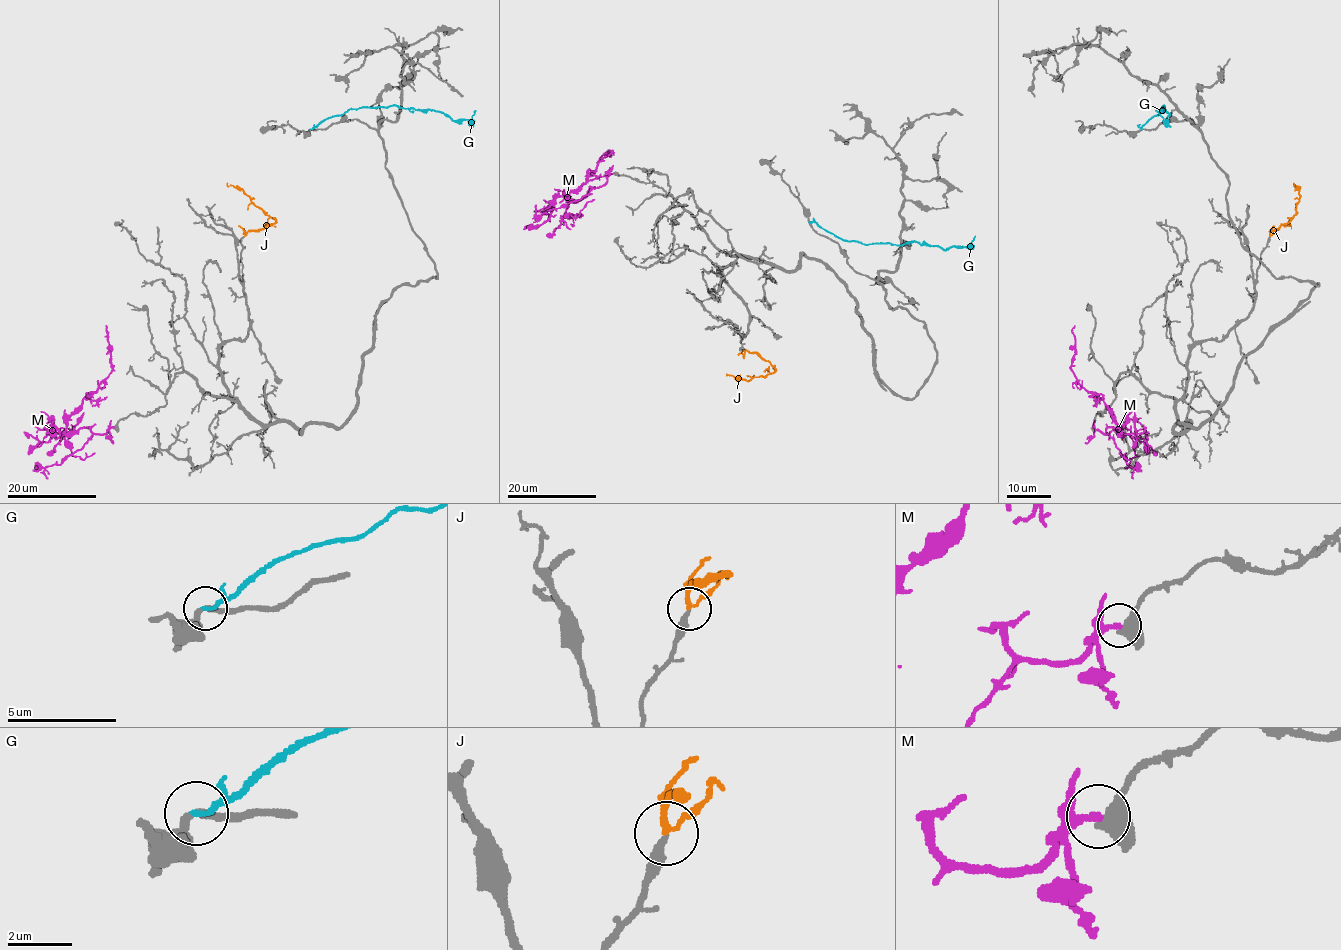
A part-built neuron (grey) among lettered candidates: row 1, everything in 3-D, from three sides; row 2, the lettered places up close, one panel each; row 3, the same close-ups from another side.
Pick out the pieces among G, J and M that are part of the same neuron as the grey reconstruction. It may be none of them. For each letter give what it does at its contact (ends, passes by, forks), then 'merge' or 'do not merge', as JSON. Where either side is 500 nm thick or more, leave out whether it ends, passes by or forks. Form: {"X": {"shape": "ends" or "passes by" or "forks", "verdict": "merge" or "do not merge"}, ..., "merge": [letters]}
{"G": {"shape": "passes by", "verdict": "do not merge"}, "J": {"shape": "forks", "verdict": "merge"}, "M": {"shape": "forks", "verdict": "do not merge"}, "merge": ["J"]}

